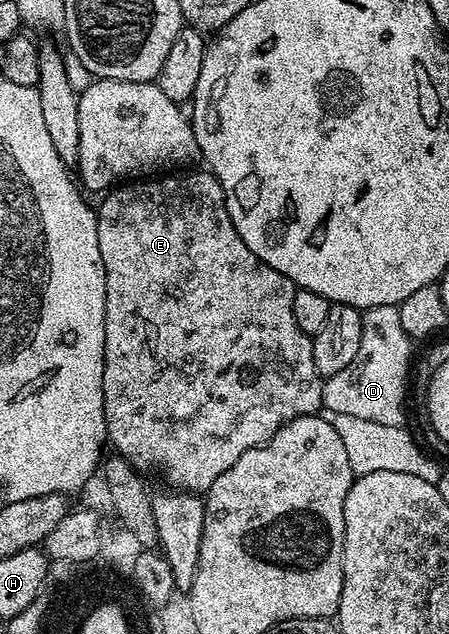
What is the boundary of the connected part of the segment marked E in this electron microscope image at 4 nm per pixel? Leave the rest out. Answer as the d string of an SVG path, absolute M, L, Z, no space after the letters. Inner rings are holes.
M200 168L190 169L188 172L169 172L164 176L149 176L144 180L129 180L124 184L118 185L116 188L110 189L104 195L105 198L101 202L101 207L96 207L97 216L97 235L99 236L99 252L103 256L103 268L105 269L105 363L103 364L103 404L105 405L105 432L107 442L110 447L114 446L116 453L120 457L126 458L133 467L139 472L145 470L158 470L163 477L166 478L170 487L184 490L186 492L207 492L211 488L211 484L215 484L215 480L219 480L219 476L223 476L223 472L227 472L227 468L231 468L231 464L235 464L235 460L239 460L239 456L243 456L243 452L247 452L256 446L262 446L264 442L271 436L275 436L275 432L279 432L279 428L286 426L291 420L295 420L299 416L307 416L308 414L317 414L321 410L321 388L323 379L315 368L315 352L313 351L313 339L310 335L303 332L303 328L299 328L299 324L295 324L295 292L298 287L294 286L291 280L287 280L287 276L283 276L283 272L275 272L275 268L271 268L267 264L263 264L263 260L259 260L259 256L255 256L255 252L251 252L251 248L247 248L247 244L243 244L243 239L239 237L239 232L235 232L235 224L231 224L231 216L225 207L225 193L219 184L219 180L215 175L210 174L208 169Z

